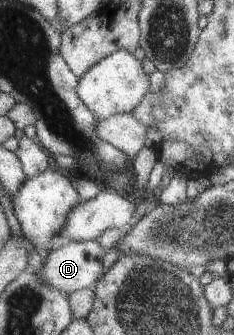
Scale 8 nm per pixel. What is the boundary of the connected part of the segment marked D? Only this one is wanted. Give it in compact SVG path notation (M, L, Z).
M93 240L67 243L59 249L55 247L52 254L43 257L44 269L40 278L44 284L68 294L95 287L104 276L106 251Z

